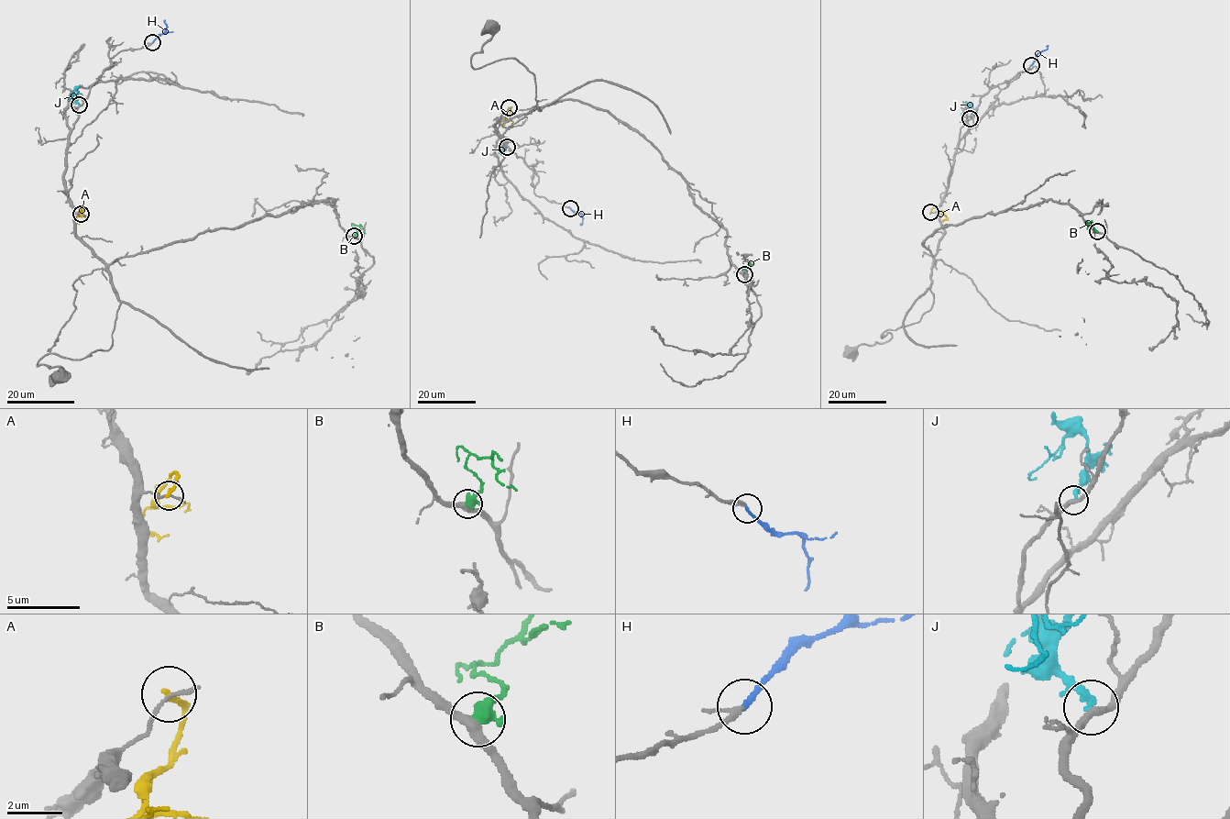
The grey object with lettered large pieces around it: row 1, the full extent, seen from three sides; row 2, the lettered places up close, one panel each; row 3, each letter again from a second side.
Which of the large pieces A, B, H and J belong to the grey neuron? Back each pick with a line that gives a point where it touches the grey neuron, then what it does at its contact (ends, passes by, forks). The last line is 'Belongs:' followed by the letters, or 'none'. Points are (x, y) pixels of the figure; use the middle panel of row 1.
H: contact (570, 208); it ends
Belongs: H

